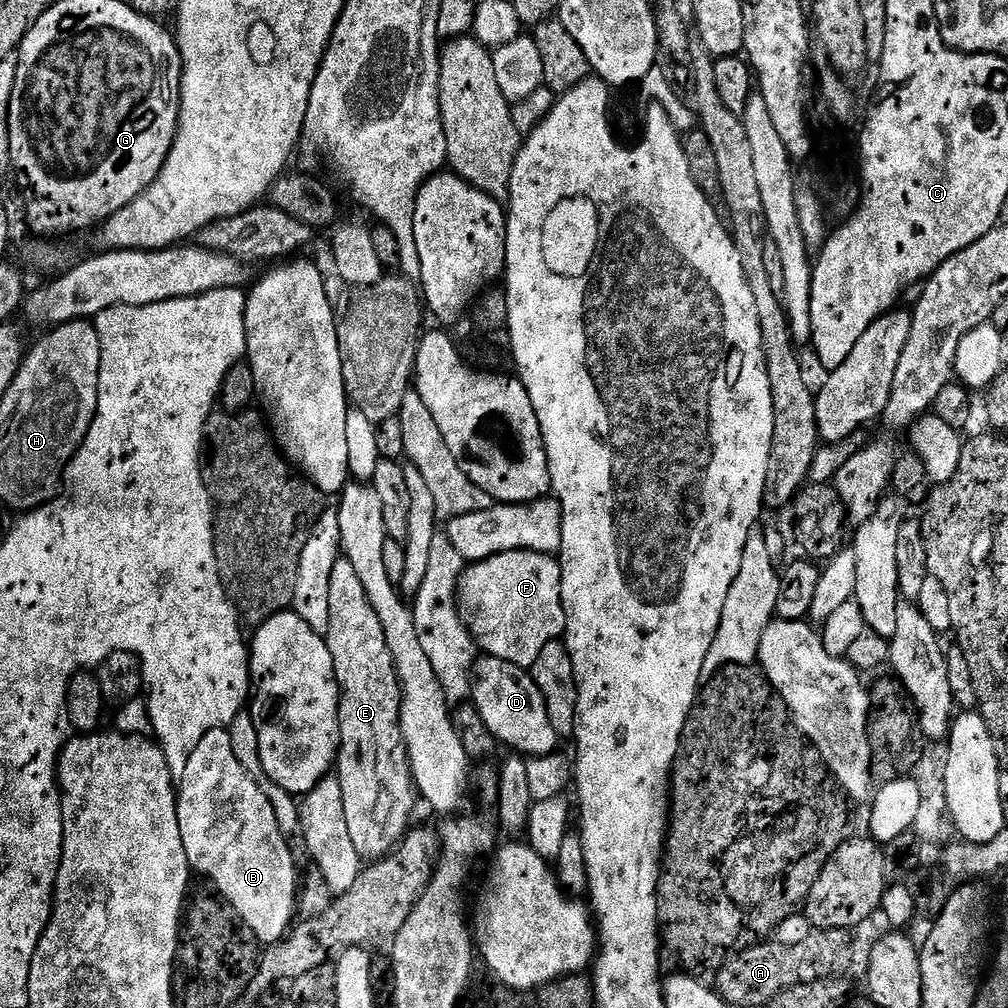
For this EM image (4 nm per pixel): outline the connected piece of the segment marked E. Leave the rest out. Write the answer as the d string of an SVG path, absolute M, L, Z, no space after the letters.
M343 558L336 561L334 574L330 574L330 626L326 633L330 658L334 658L334 674L340 687L340 752L336 755L334 765L334 779L342 786L342 807L346 813L346 827L350 833L350 839L354 841L354 850L358 850L361 861L375 862L384 859L397 847L404 839L410 828L408 819L412 816L412 811L418 805L418 793L416 783L412 781L412 767L408 761L408 751L406 742L402 734L400 725L400 679L394 666L394 658L390 654L390 646L386 646L386 634L382 630L382 622L378 622L378 614L374 614L374 606L370 606L370 598L366 598L366 590L362 587L362 581L354 571L354 566Z

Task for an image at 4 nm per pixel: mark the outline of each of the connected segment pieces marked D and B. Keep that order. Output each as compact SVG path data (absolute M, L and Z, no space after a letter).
M481 655L475 662L474 679L471 681L471 703L475 704L482 722L490 729L490 734L501 745L525 758L549 756L557 751L562 737L554 730L550 714L546 714L546 702L542 690L532 681L529 669L519 668L514 662L502 658Z
M227 728L210 730L210 734L206 734L206 738L202 738L202 742L198 742L198 747L194 750L190 762L186 762L184 779L178 784L176 809L178 810L178 826L182 830L182 846L186 846L189 869L193 873L201 872L204 878L209 881L220 882L224 892L227 892L232 900L235 900L236 907L244 913L245 920L248 920L256 932L263 936L263 945L278 944L284 940L289 934L290 925L293 923L292 916L294 918L297 915L298 874L296 878L296 860L292 857L291 850L288 849L289 837L278 826L278 818L274 814L274 806L270 806L270 798L266 798L266 794L262 794L258 782L254 782L254 778L250 778L250 774L244 769L242 762L238 762L238 758L234 758L234 746L230 746L230 734Z

